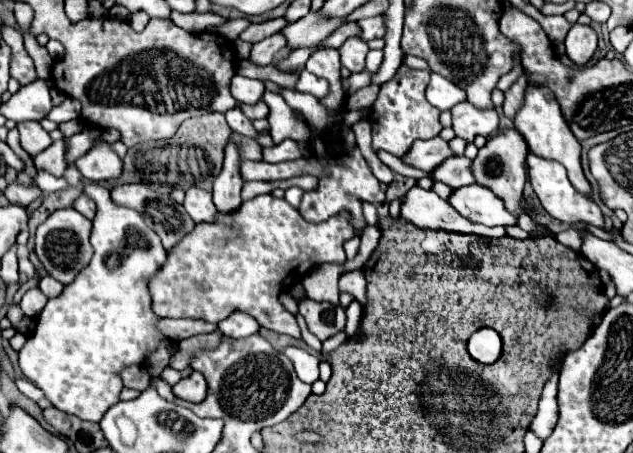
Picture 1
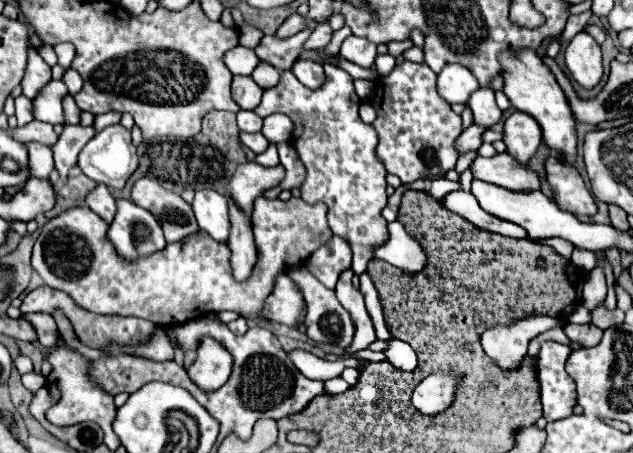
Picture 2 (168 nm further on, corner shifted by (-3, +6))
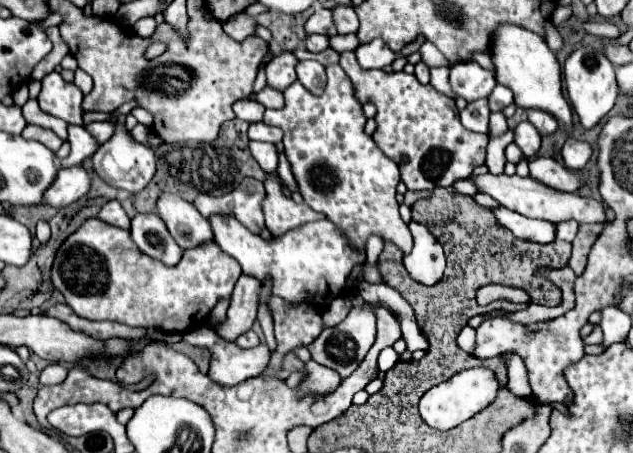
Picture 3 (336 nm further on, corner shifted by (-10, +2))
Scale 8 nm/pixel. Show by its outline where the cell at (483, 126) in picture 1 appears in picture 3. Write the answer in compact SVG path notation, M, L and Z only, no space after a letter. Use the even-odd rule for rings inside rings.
M497 85L493 89L493 93L487 97L487 101L489 101L489 109L491 111L503 111L507 105L513 103L513 93L507 87Z

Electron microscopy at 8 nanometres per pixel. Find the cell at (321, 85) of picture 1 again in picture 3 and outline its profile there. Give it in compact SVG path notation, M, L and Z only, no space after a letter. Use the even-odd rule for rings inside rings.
M299 61L297 65L297 79L303 83L313 95L323 93L327 85L327 73L325 67L317 61Z

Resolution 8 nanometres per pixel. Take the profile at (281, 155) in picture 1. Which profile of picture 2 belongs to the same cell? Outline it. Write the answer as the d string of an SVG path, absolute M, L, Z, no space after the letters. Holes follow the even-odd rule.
M261 132L240 133L240 143L242 143L244 147L248 147L250 151L254 151L256 155L263 153L270 144Z

